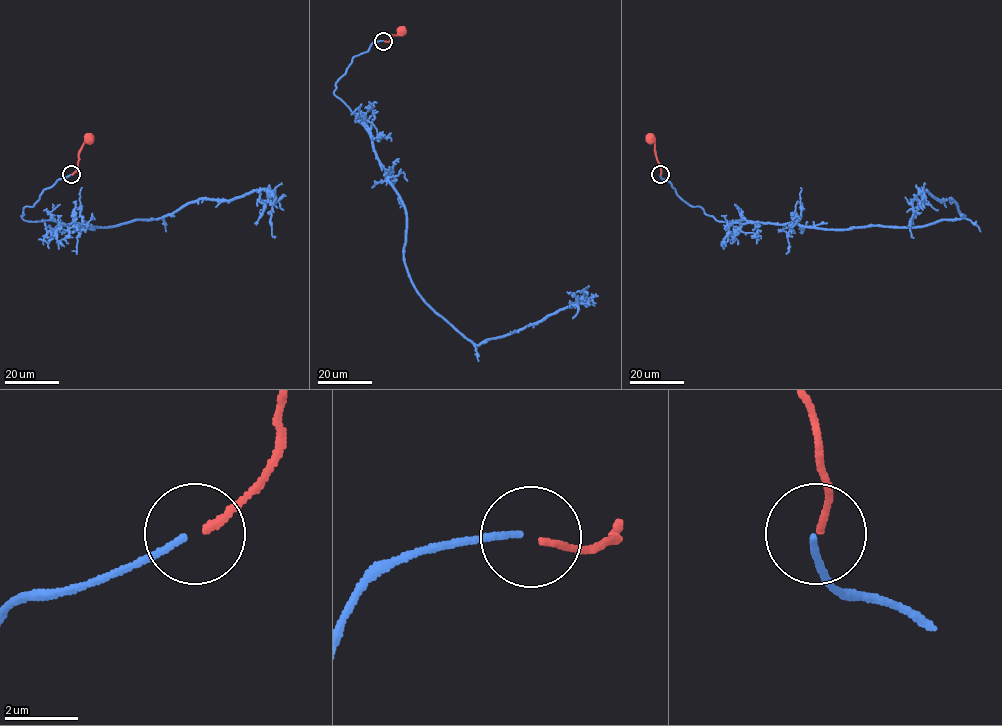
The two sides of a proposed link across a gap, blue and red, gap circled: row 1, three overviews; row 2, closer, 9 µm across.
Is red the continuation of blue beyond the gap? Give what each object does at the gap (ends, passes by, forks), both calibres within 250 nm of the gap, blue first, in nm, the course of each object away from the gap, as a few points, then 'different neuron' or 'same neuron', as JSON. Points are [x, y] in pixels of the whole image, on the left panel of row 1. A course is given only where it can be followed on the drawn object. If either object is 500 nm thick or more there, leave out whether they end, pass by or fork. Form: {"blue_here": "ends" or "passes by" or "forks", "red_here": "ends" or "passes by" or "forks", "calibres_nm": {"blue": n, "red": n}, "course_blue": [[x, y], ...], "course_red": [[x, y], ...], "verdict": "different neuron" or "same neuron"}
{"blue_here": "ends", "red_here": "ends", "calibres_nm": {"blue": 170, "red": 180}, "course_blue": [[70, 175], [43, 190], [21, 217], [94, 229], [265, 189], [273, 196], [275, 237]], "course_red": [[71, 175], [76, 170], [79, 150], [89, 137]], "verdict": "different neuron"}

